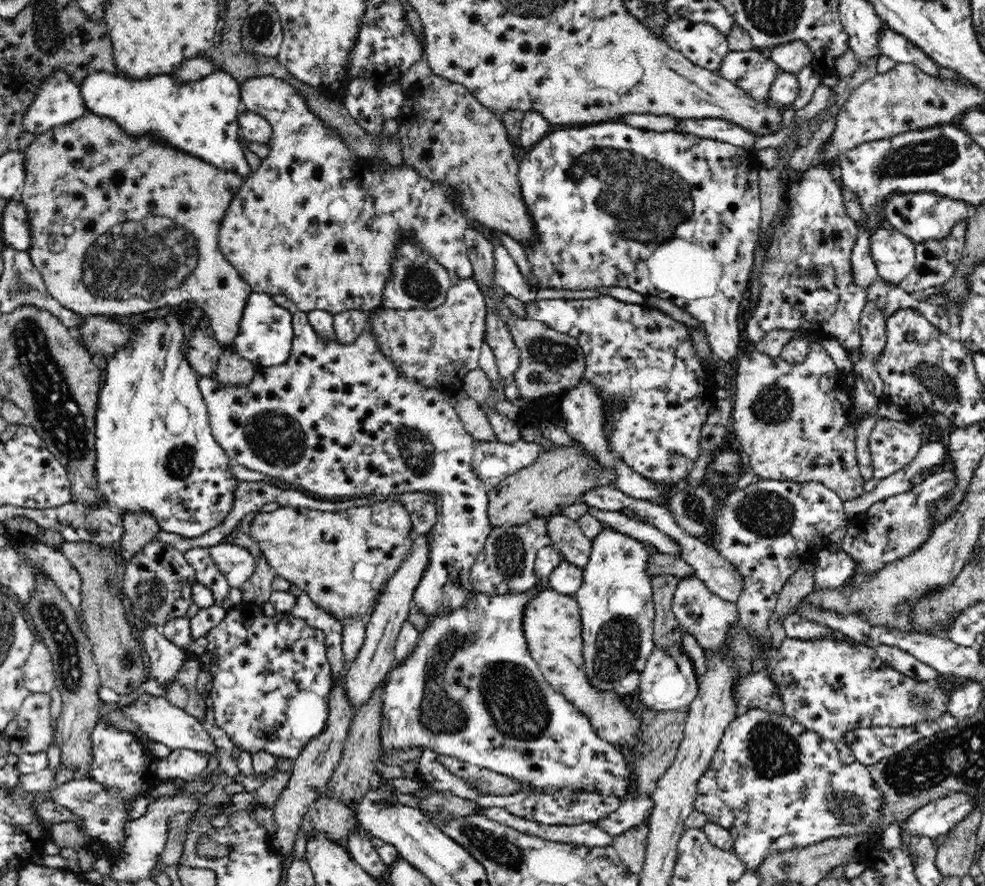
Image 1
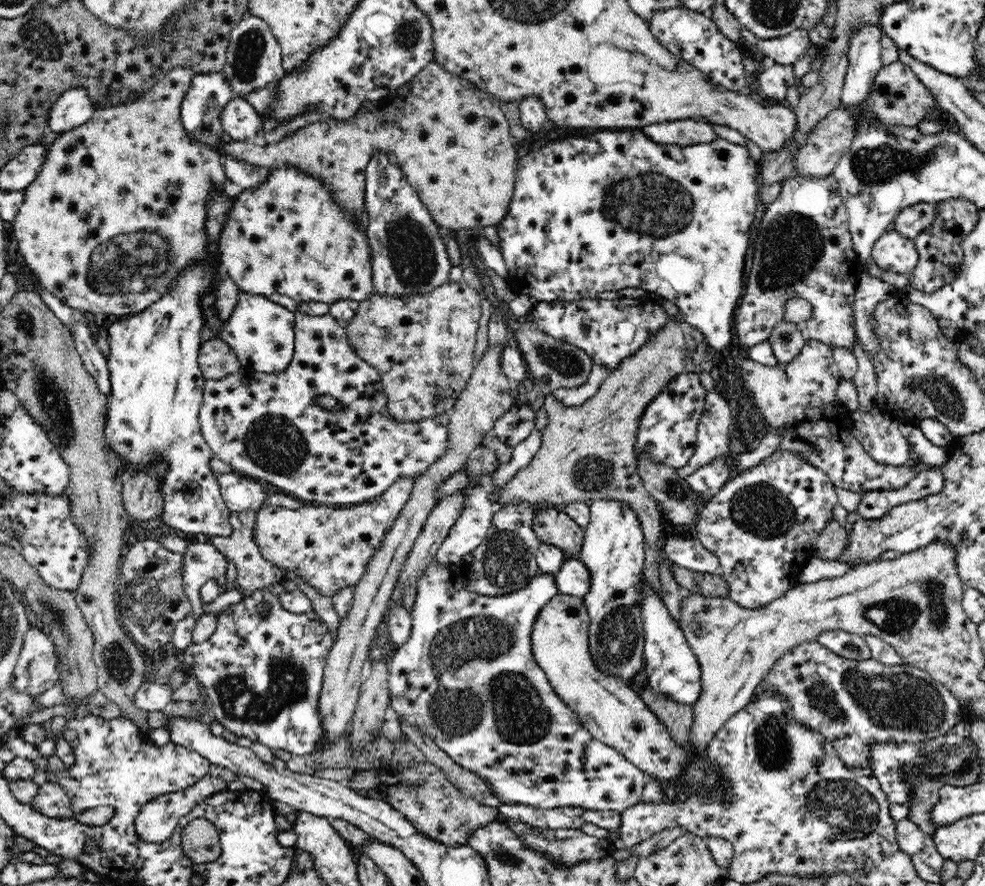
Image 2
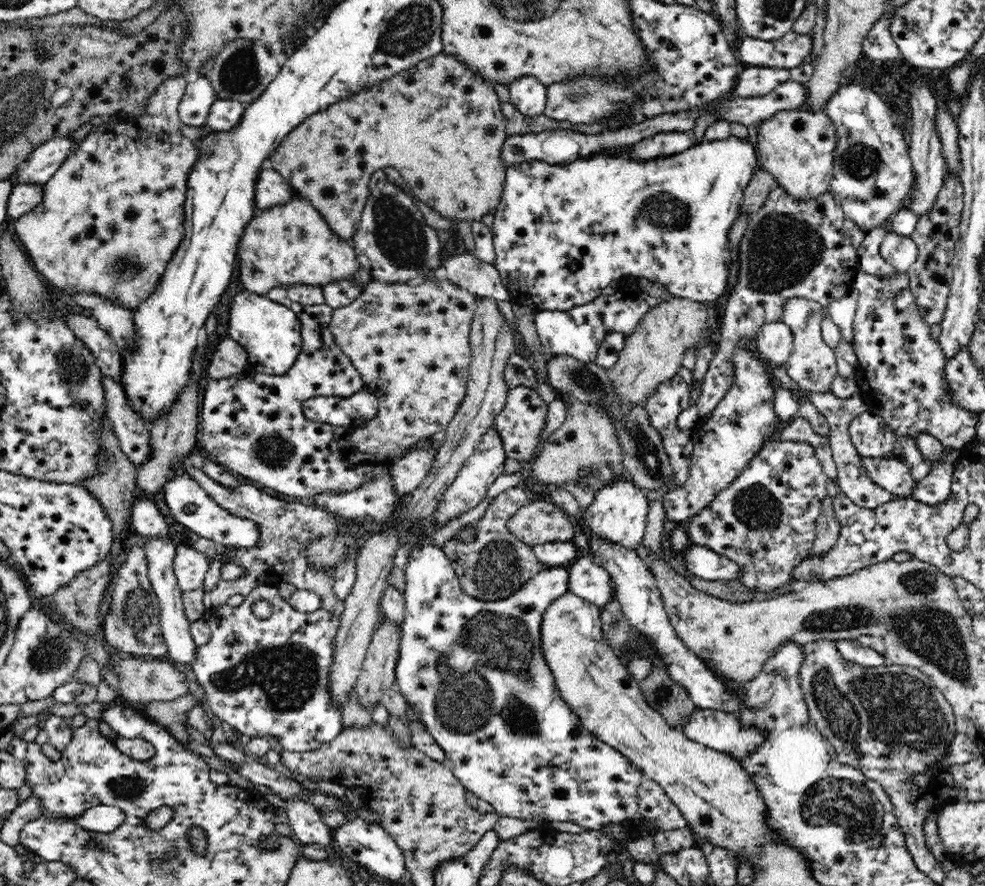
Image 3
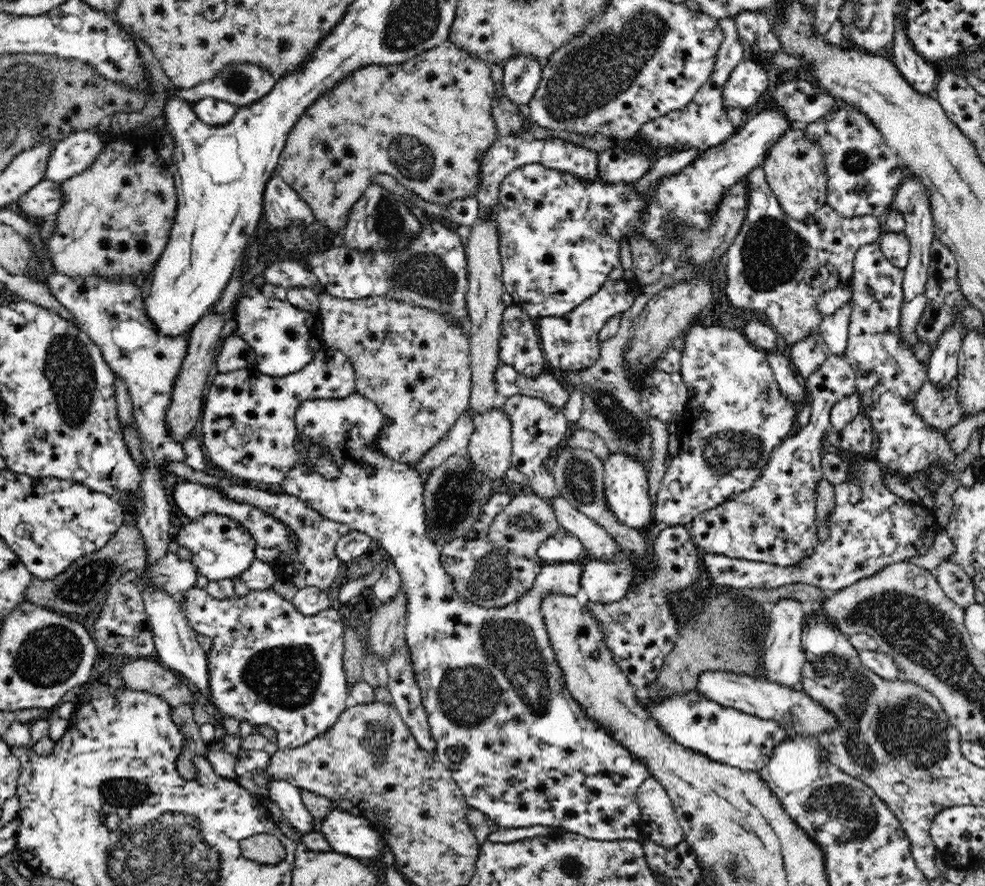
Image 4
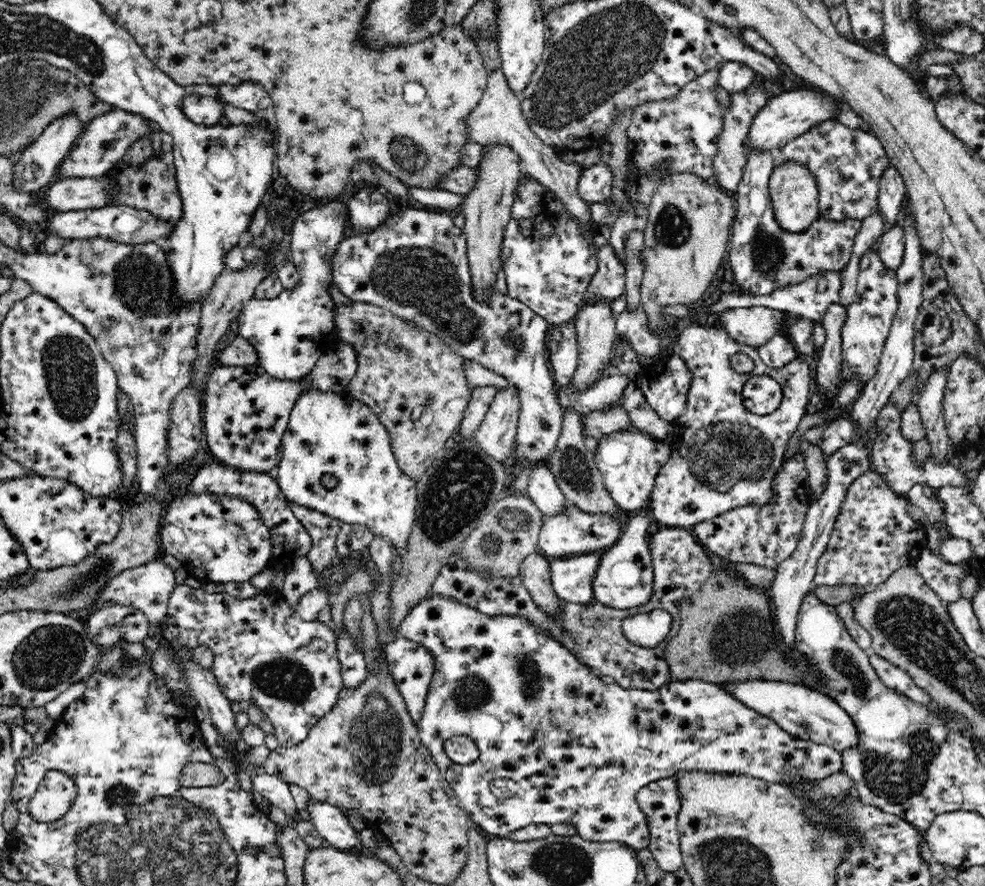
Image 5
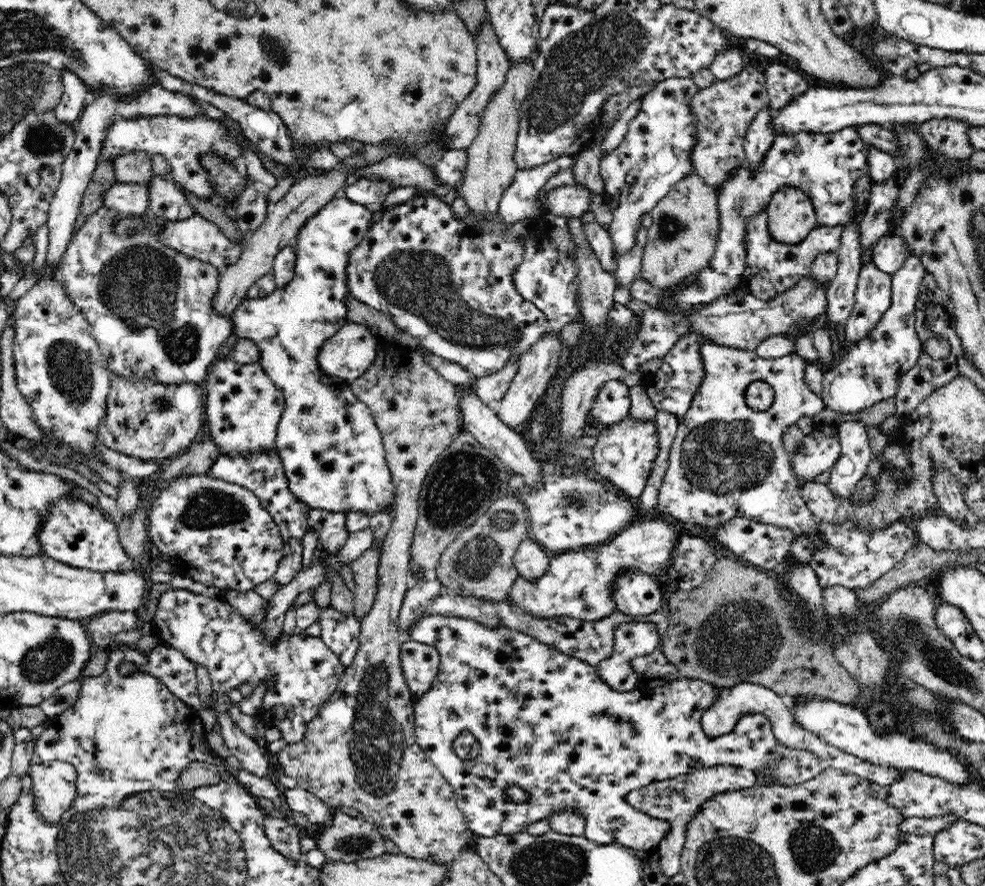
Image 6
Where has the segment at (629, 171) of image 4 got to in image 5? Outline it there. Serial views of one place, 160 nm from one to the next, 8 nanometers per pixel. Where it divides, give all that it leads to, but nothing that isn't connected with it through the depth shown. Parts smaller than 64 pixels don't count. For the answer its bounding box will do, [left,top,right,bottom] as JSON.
[577,164,613,204]

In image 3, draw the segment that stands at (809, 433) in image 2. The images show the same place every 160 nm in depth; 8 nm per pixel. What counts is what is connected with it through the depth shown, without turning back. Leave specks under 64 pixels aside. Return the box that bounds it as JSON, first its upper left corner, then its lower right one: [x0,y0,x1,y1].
[781,298,917,498]

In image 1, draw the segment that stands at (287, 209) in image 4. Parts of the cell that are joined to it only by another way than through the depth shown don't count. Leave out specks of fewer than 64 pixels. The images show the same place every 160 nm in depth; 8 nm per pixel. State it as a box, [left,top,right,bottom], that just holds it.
[79,72,251,179]

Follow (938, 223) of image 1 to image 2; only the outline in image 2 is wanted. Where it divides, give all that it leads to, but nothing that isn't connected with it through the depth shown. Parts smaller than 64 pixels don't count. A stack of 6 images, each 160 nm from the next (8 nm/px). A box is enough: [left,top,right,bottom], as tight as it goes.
[893,202,936,240]

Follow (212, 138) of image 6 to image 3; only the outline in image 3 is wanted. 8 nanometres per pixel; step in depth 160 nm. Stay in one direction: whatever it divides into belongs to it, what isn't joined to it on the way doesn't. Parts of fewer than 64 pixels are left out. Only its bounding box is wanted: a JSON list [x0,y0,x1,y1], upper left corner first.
[14,137,77,185]

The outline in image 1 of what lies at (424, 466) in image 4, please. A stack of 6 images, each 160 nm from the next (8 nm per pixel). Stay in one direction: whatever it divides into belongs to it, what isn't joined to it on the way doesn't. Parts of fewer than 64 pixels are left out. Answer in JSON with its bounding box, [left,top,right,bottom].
[249,500,414,623]

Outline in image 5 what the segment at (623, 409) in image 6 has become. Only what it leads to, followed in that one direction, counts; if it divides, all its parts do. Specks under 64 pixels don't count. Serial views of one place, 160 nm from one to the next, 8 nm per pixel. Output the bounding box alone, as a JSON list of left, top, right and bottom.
[557,374,632,416]

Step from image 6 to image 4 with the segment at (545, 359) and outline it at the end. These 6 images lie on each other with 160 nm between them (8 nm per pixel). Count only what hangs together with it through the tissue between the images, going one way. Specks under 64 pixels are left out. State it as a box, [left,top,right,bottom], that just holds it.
[467,404,511,481]

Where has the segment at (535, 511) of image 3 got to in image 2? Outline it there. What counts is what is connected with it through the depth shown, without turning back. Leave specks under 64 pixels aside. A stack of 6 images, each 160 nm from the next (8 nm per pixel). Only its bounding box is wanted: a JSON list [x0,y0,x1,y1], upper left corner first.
[531,508,584,558]

